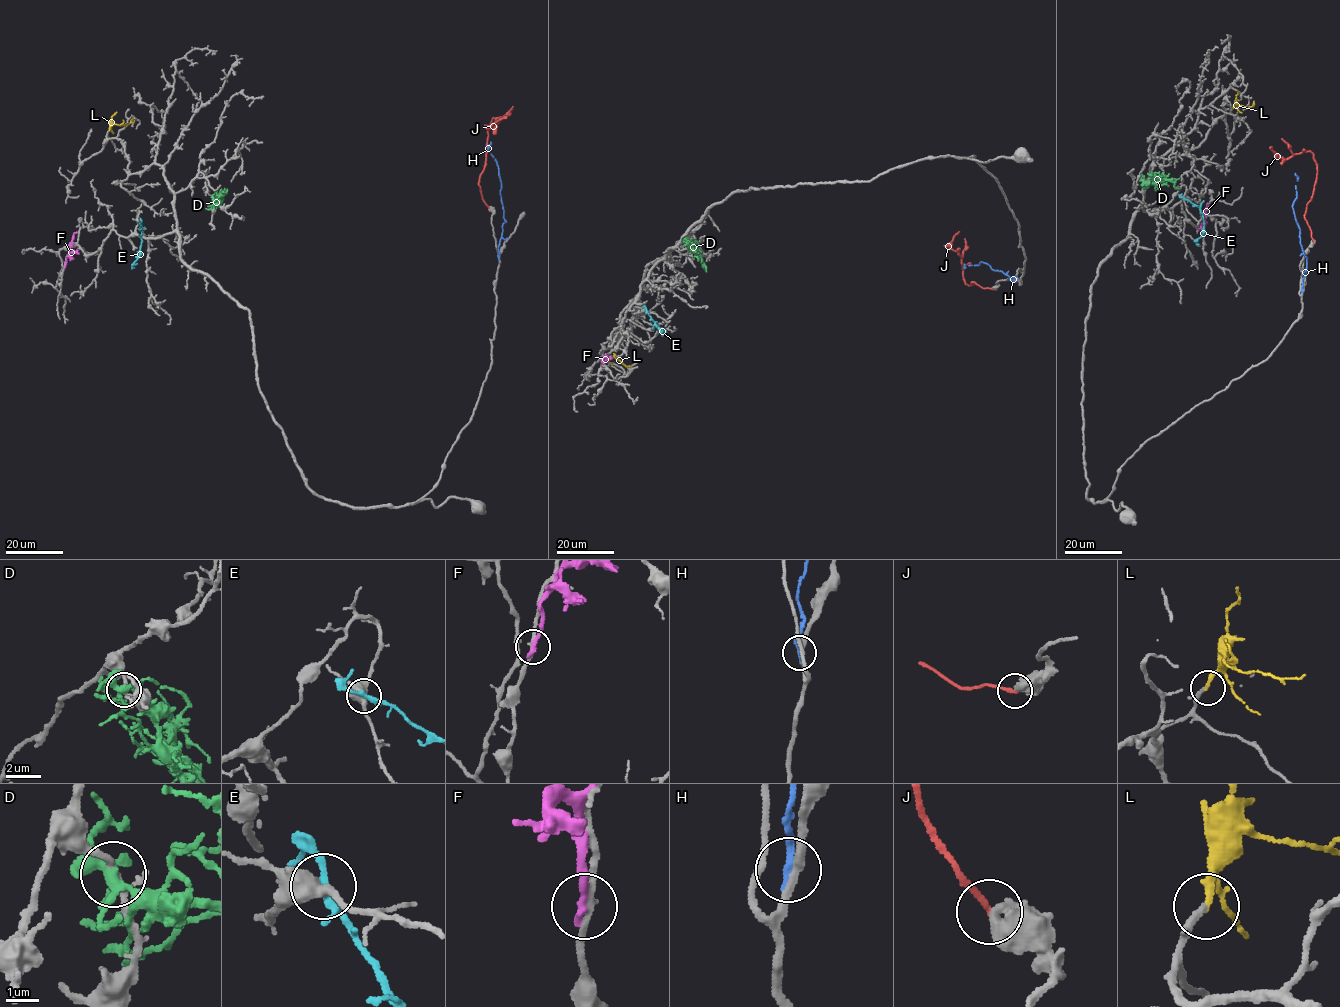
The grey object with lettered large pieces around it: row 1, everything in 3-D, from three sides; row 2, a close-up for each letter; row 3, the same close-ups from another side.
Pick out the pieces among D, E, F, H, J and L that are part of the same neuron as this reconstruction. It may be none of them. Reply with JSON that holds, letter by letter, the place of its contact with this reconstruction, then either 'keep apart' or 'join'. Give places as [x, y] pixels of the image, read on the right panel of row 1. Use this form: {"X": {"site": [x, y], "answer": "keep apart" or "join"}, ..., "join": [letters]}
{"D": {"site": [1143, 181], "answer": "keep apart"}, "E": {"site": [1183, 198], "answer": "keep apart"}, "F": {"site": [1203, 235], "answer": "keep apart"}, "H": {"site": [1302, 291], "answer": "keep apart"}, "J": {"site": [1313, 240], "answer": "keep apart"}, "L": {"site": [1233, 108], "answer": "join"}, "join": ["L"]}

